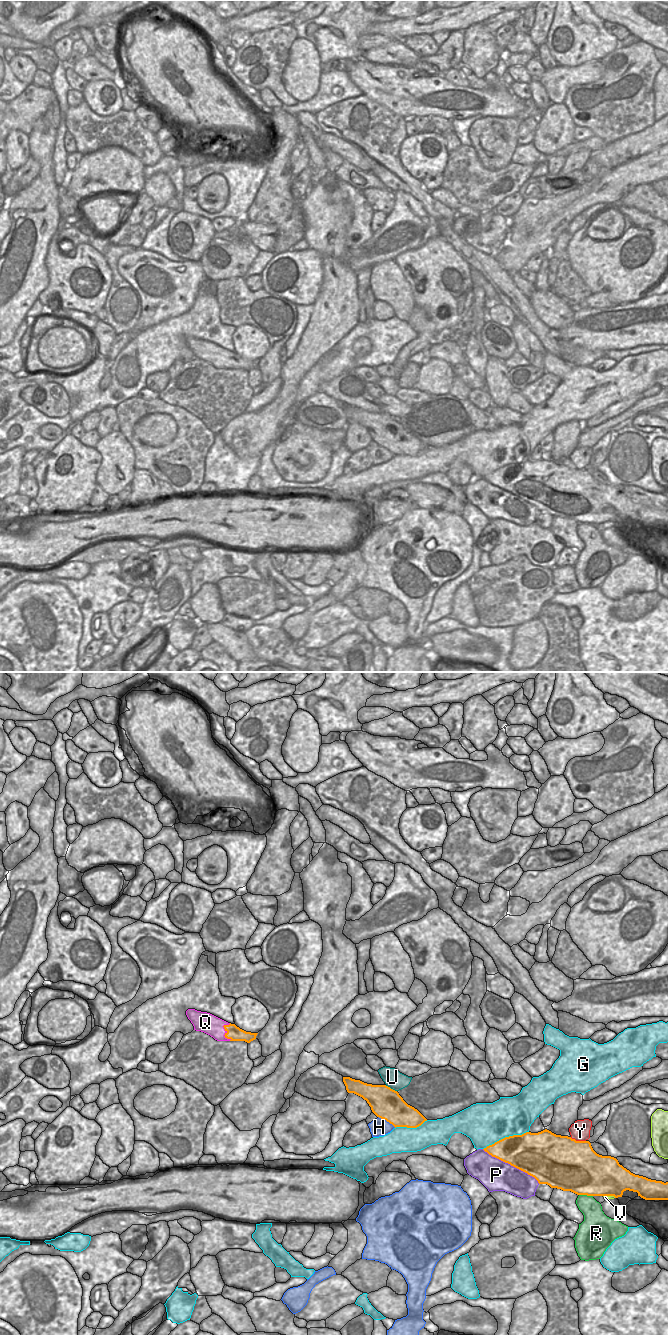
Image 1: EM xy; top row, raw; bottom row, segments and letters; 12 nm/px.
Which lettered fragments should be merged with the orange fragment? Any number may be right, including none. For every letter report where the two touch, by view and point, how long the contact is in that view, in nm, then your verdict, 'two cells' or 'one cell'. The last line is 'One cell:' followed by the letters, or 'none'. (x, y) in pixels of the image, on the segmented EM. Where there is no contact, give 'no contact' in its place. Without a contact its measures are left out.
G: xy (505, 1137) | 600 nm | two cells
H: xy (387, 1121) | 260 nm | two cells
P: xy (511, 1165) | 800 nm | two cells
Q: xy (225, 1033) | 220 nm | one cell
R: xy (586, 1194) | 170 nm | two cells
U: xy (390, 1088) | 160 nm | two cells
V: xy (609, 1195) | 160 nm | two cells
Y: xy (578, 1141) | 200 nm | two cells
One cell: Q

